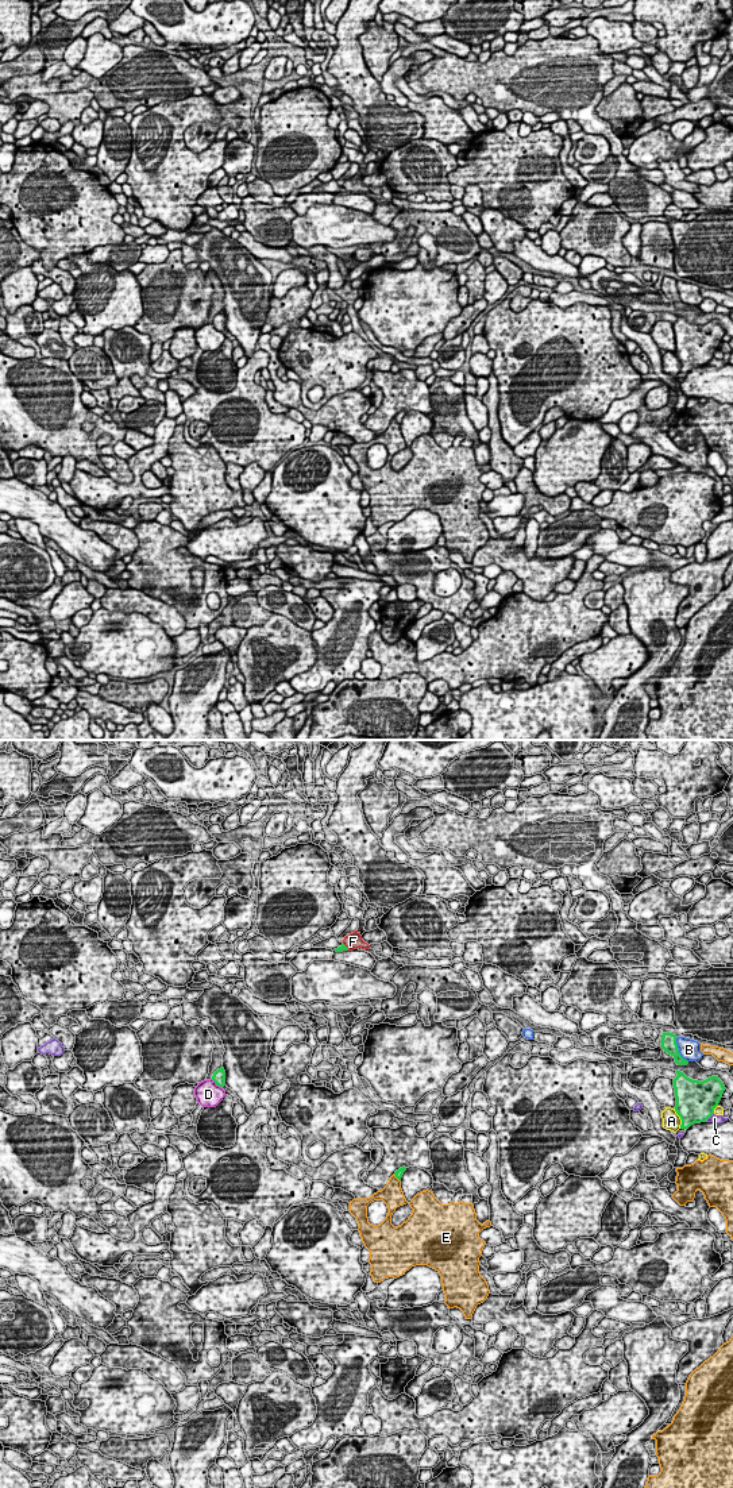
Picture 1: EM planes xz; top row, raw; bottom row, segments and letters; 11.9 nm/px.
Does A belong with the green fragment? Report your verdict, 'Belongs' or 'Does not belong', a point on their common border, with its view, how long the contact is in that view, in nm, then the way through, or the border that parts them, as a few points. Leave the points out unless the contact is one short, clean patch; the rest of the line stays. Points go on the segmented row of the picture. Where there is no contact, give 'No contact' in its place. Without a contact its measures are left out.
Does not belong. Touches green at xz (681, 1118). Shared border 260 nm

